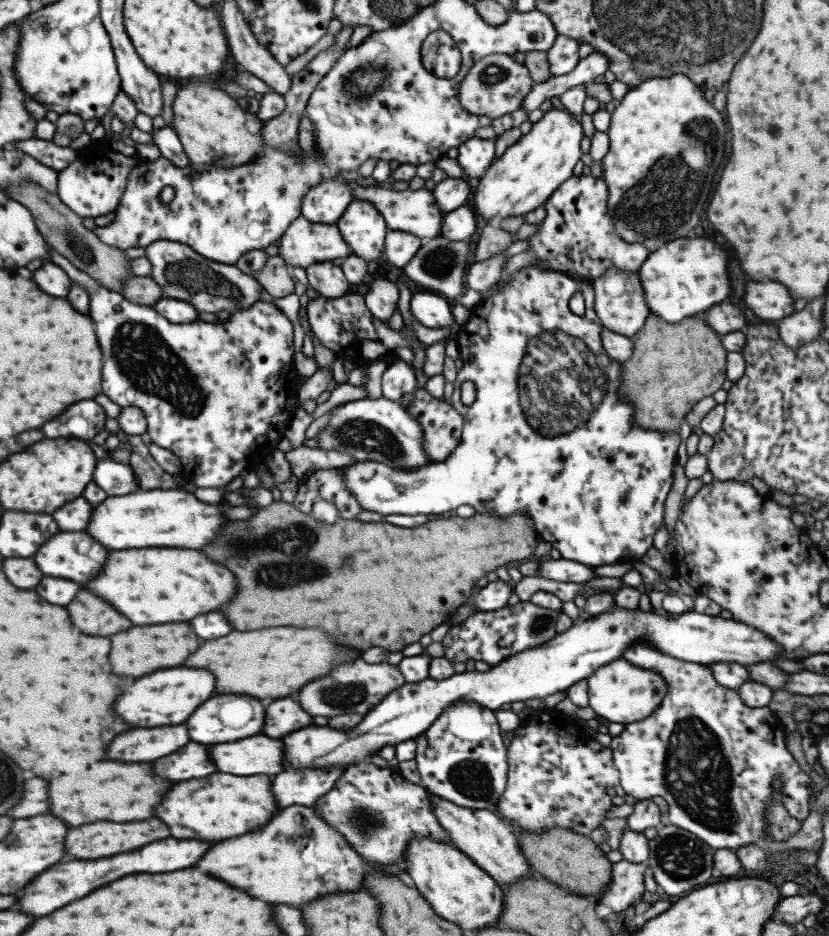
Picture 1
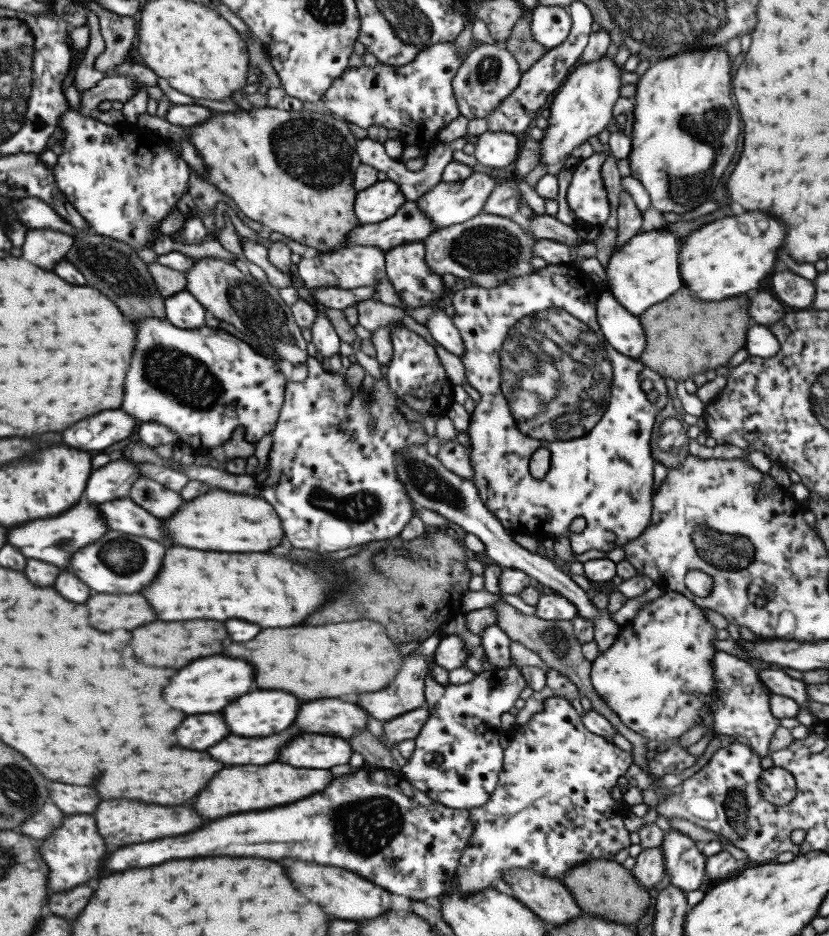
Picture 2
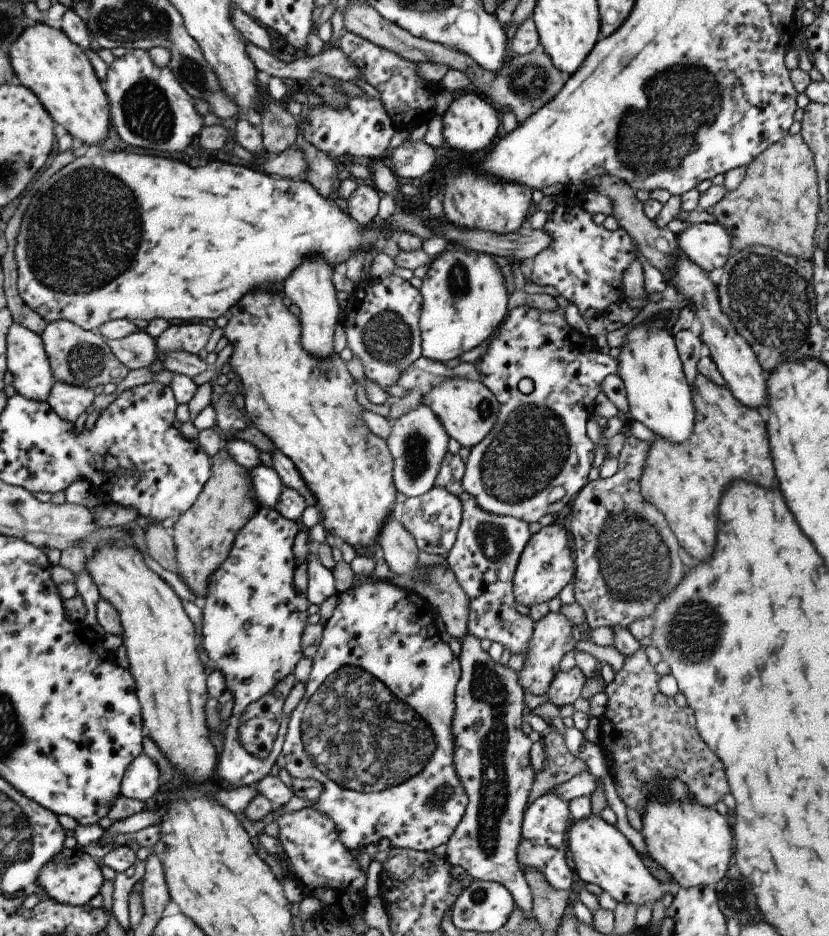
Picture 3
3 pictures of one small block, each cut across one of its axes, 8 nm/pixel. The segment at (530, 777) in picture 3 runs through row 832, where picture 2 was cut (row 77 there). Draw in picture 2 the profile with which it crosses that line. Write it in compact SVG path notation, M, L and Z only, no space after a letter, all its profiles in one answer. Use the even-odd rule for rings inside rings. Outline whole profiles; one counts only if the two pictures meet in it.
M499 44L478 45L468 52L452 78L451 85L459 113L469 121L485 118L518 86L521 74L517 60L507 48Z

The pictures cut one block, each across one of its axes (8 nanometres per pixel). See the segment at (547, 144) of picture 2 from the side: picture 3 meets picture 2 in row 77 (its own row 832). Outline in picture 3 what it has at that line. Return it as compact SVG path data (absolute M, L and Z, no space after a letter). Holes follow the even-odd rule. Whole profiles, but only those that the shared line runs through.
M596 814L586 816L584 820L572 820L567 832L567 843L575 862L574 871L585 883L594 883L604 892L608 892L616 902L634 904L634 906L654 906L661 900L667 887L642 862L642 857L632 847L628 838Z

